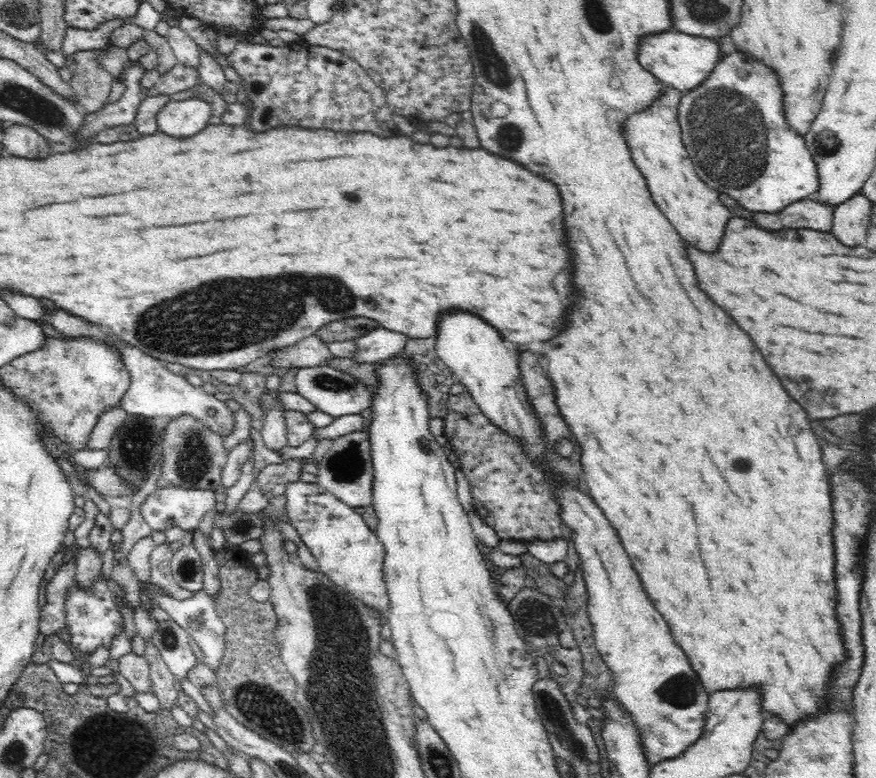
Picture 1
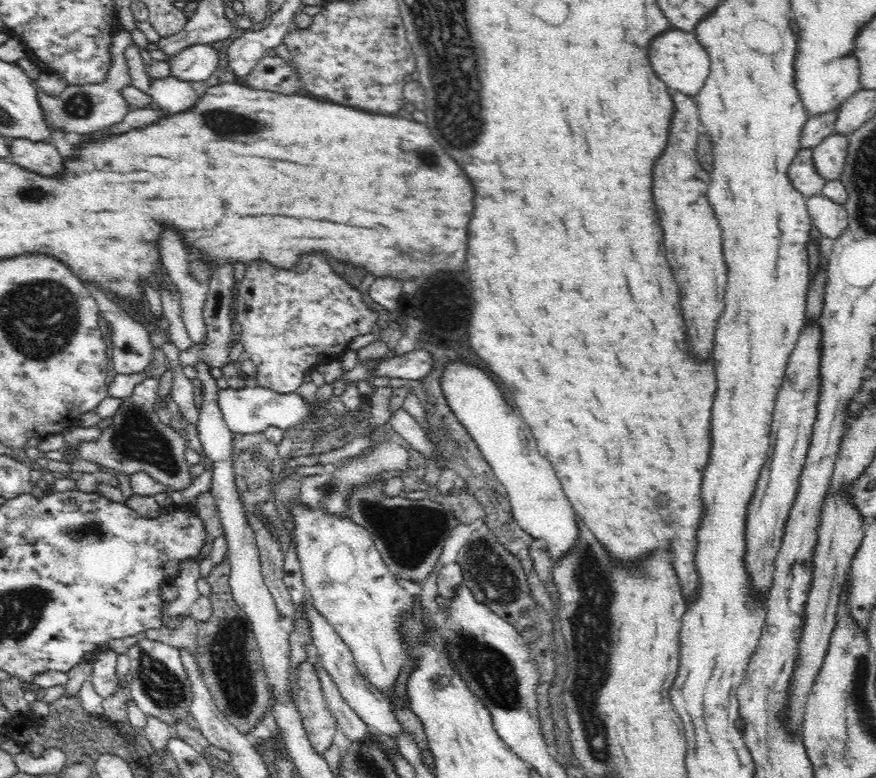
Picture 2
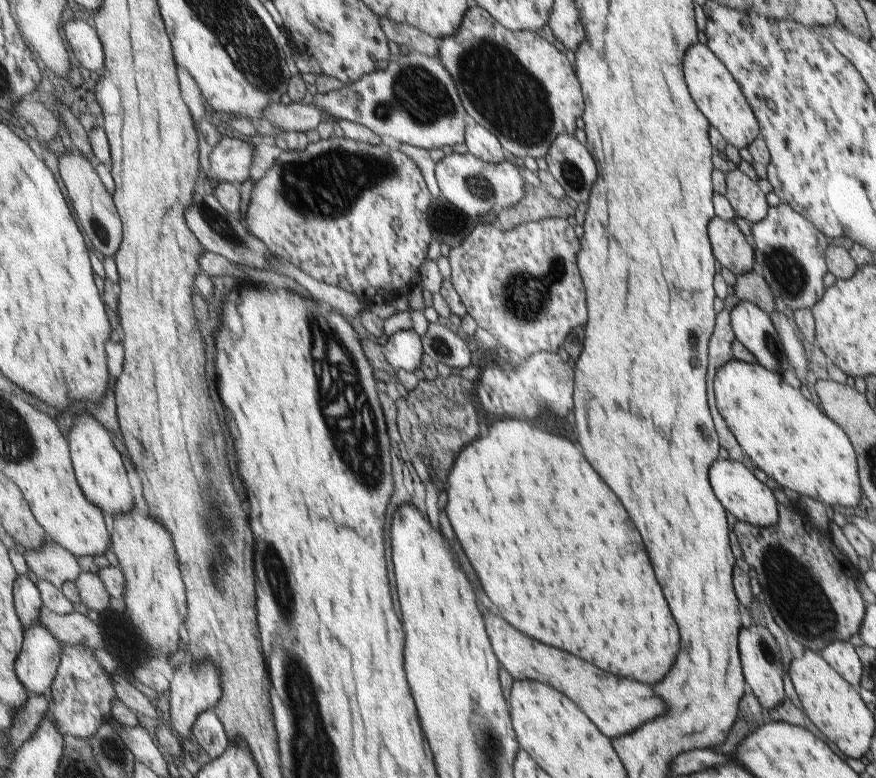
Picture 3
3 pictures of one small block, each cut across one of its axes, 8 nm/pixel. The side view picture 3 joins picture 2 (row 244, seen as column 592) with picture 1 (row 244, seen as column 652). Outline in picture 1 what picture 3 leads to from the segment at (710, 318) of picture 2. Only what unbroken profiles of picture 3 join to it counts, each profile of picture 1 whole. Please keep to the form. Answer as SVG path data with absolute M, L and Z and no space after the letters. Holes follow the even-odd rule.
M664 86L661 95L646 108L646 112L636 112L630 120L626 120L626 142L630 144L636 166L648 182L652 198L680 236L702 252L714 252L724 236L724 224L730 220L730 210L718 200L718 192L708 188L694 172L694 163L681 138L681 126L677 119L683 94Z

